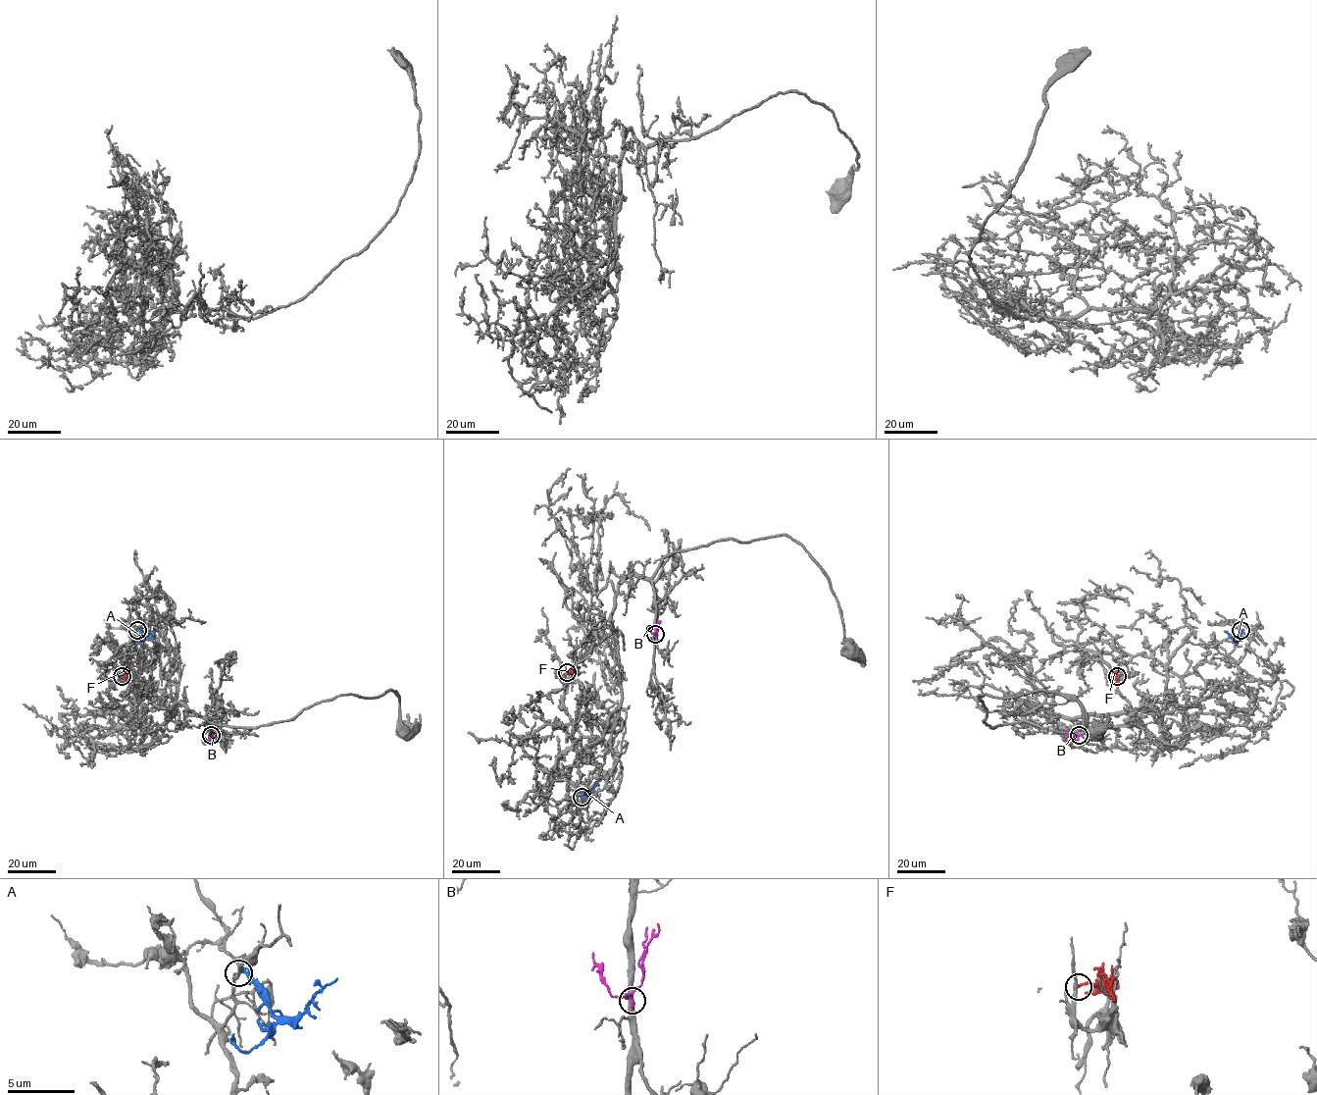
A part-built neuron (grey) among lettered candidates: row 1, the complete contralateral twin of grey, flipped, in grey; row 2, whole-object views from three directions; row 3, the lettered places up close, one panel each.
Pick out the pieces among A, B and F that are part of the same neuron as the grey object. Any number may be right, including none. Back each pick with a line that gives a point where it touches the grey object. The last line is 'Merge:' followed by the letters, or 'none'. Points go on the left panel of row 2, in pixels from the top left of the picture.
Merge: none

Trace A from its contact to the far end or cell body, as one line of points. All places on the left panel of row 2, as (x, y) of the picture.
A: (137, 630), (144, 638), (155, 631)

